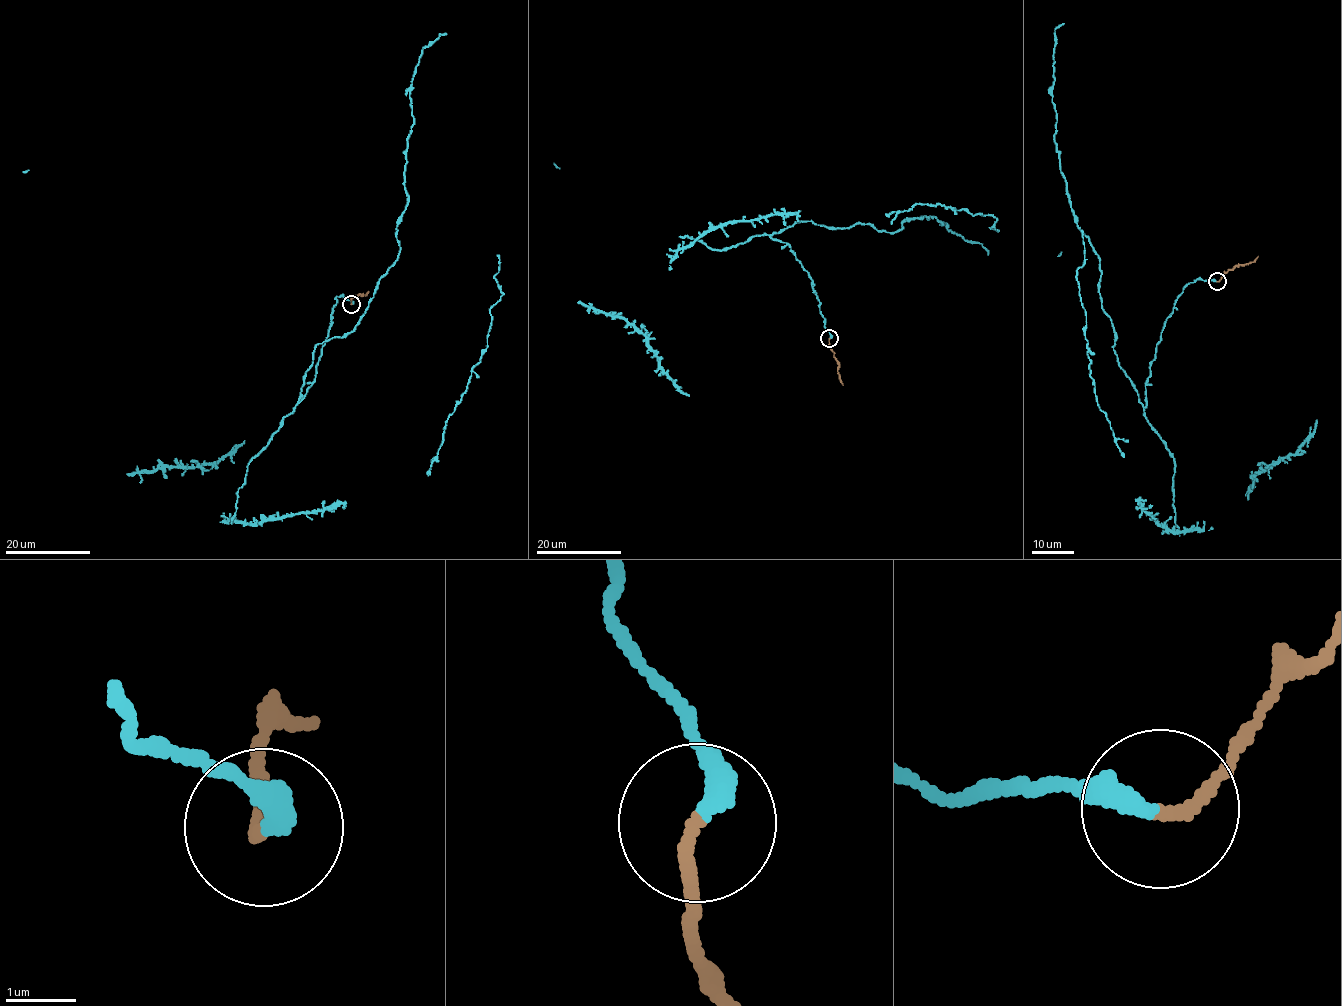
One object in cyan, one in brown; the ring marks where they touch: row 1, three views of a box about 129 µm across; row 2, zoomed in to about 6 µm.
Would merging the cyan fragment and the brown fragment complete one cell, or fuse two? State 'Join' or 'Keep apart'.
Join

